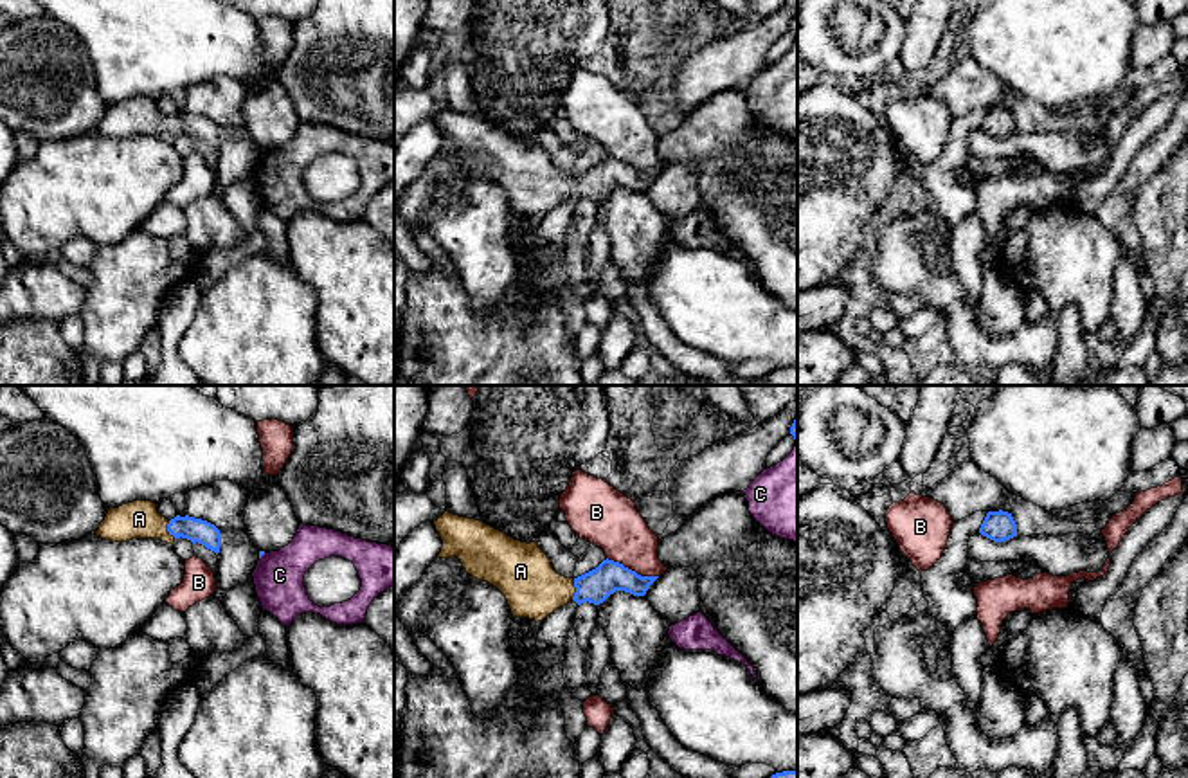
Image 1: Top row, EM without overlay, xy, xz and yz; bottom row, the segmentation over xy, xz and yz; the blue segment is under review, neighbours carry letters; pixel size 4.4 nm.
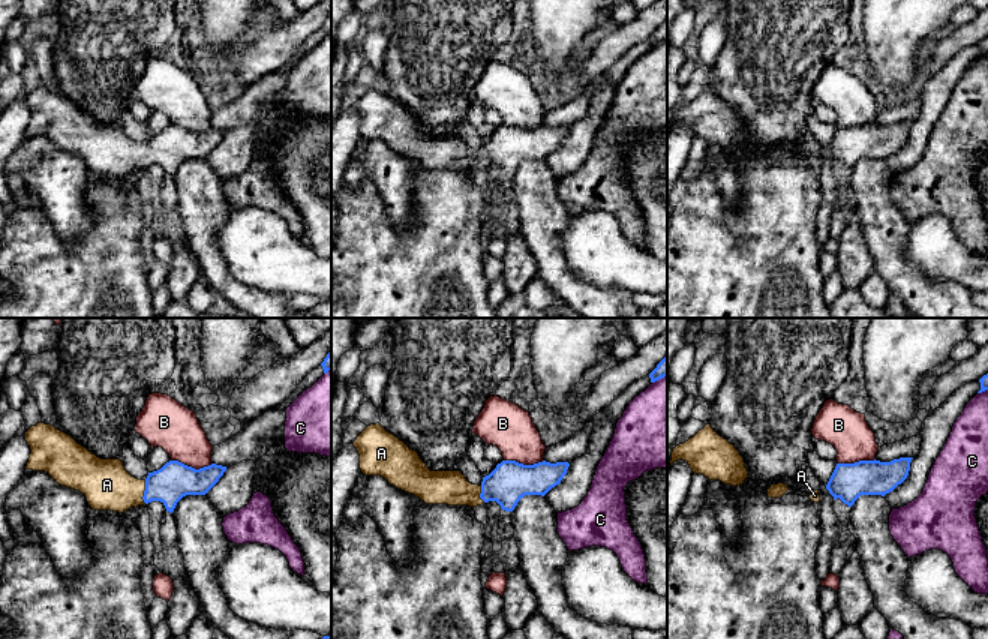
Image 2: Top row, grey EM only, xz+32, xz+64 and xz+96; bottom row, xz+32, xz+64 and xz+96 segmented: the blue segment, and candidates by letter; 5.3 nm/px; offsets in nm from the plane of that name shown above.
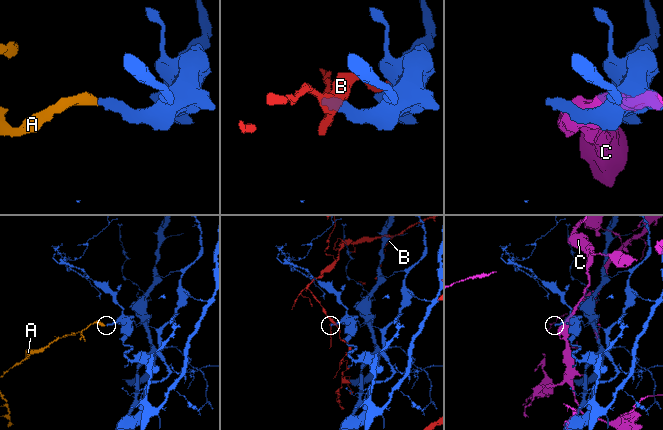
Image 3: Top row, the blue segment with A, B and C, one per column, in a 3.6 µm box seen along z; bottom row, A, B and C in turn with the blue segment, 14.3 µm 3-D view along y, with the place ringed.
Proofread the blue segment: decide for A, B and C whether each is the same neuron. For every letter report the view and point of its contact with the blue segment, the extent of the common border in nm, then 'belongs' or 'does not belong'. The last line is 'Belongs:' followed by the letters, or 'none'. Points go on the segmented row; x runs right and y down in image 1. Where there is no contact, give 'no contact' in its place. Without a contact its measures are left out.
A: contact xz (576, 589); length 100 nm; belongs
B: contact xz (630, 569); length 240 nm; does not belong
C: contact xy (261, 555); length 40 nm; does not belong
Belongs: A

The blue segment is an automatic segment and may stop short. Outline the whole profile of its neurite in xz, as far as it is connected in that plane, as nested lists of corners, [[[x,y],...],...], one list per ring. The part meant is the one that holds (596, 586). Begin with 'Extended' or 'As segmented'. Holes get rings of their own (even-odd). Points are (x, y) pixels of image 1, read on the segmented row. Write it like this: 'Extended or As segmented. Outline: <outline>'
Extended. Outline: [[[450,513],[434,520],[443,540],[437,558],[457,556],[477,580],[497,587],[508,600],[515,618],[536,623],[574,600],[603,603],[616,591],[644,596],[659,576],[641,576],[614,560],[596,569],[565,578],[558,574],[536,542],[520,542],[475,519]]]

